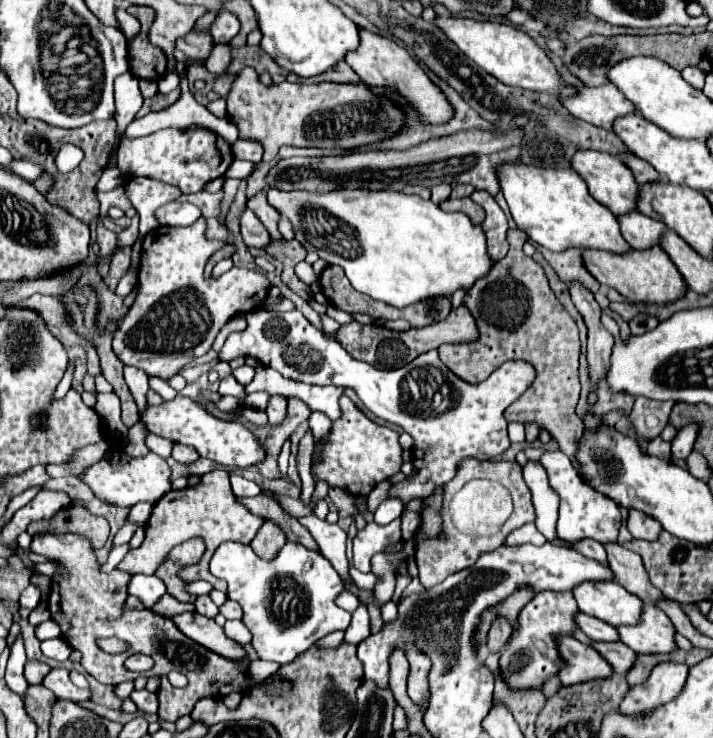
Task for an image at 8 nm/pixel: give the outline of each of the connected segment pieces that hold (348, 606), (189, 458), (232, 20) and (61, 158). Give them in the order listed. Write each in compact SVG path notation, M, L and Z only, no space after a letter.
M342 591L342 593L336 597L336 605L342 607L342 609L346 609L346 611L350 611L350 613L354 613L354 611L358 609L358 597L354 597L354 595L348 593L348 591Z
M174 445L174 451L172 451L172 457L178 461L178 463L184 463L184 465L190 465L194 463L200 455L198 451L194 451L192 447L182 447L182 445Z
M220 9L210 25L210 35L214 43L230 43L238 31L240 31L238 17L226 9Z
M64 145L56 157L56 165L62 173L72 171L74 167L78 167L78 163L82 161L82 151L74 145Z

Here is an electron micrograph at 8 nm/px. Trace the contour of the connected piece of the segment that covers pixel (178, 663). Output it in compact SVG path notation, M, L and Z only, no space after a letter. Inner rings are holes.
M38 533L32 537L30 551L36 555L46 557L48 561L56 563L58 567L68 571L68 577L54 575L52 577L52 593L48 599L50 615L52 621L56 621L62 629L62 639L66 639L74 649L82 653L82 667L100 683L118 687L120 683L134 679L134 673L126 673L122 663L126 661L126 655L132 653L144 653L154 659L154 667L148 673L150 677L160 677L160 689L158 689L158 699L160 699L160 709L158 717L176 721L182 715L190 715L194 703L206 695L214 695L210 691L210 685L216 683L218 673L236 673L236 677L242 677L242 683L246 689L250 685L246 683L246 671L248 671L248 659L242 663L224 659L206 647L194 643L188 639L170 617L156 615L148 609L142 611L128 611L126 609L126 587L130 581L128 571L112 569L110 573L100 571L100 563L96 559L92 543L84 535L74 535L74 533ZM96 637L118 637L122 641L130 643L130 649L122 655L108 655L96 645ZM178 671L184 673L188 679L188 685L184 689L172 687L168 681L168 673Z

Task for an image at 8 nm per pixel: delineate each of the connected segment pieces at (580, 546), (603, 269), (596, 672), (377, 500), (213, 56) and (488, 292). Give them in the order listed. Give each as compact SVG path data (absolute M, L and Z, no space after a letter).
M586 539L586 541L582 541L582 543L574 543L574 545L572 545L572 549L580 551L582 555L586 555L586 557L590 557L590 559L598 561L600 565L608 567L608 559L606 559L606 551L604 551L604 547L602 547L600 543L594 543L592 539Z
M658 245L650 249L630 249L624 255L602 249L582 249L582 261L586 271L600 285L616 289L620 295L628 297L634 303L668 303L678 299L678 295L682 295L682 291L686 289L682 275L678 275L678 269L670 263L670 257Z
M556 635L556 649L564 663L558 671L562 685L582 683L582 679L602 679L602 675L610 675L612 671L606 659L598 657L590 645L584 645L572 637Z
M382 481L382 483L378 483L376 487L374 487L374 491L368 495L368 505L370 505L370 513L374 513L376 511L376 507L382 503L382 501L386 501L386 491L390 491L390 481Z
M216 45L214 47L214 51L210 53L210 57L208 57L208 61L206 61L206 69L210 71L210 73L224 73L224 69L226 69L226 59L230 59L228 57L230 55L230 49L226 47L226 45Z
M510 229L508 241L508 255L496 261L488 275L480 277L464 297L464 305L476 319L478 339L472 343L444 343L438 347L438 353L442 363L468 383L484 381L506 361L520 359L530 363L536 371L536 379L520 399L506 409L506 421L536 423L548 429L560 443L560 449L574 461L576 439L580 439L584 431L584 421L574 411L580 399L578 327L548 287L542 267L532 257L524 255L522 245L528 241L526 233Z

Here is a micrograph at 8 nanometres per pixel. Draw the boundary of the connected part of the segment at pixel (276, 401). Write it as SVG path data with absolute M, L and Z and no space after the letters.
M272 395L270 403L268 403L268 409L266 409L266 415L270 419L270 425L282 423L282 419L286 417L286 397Z

